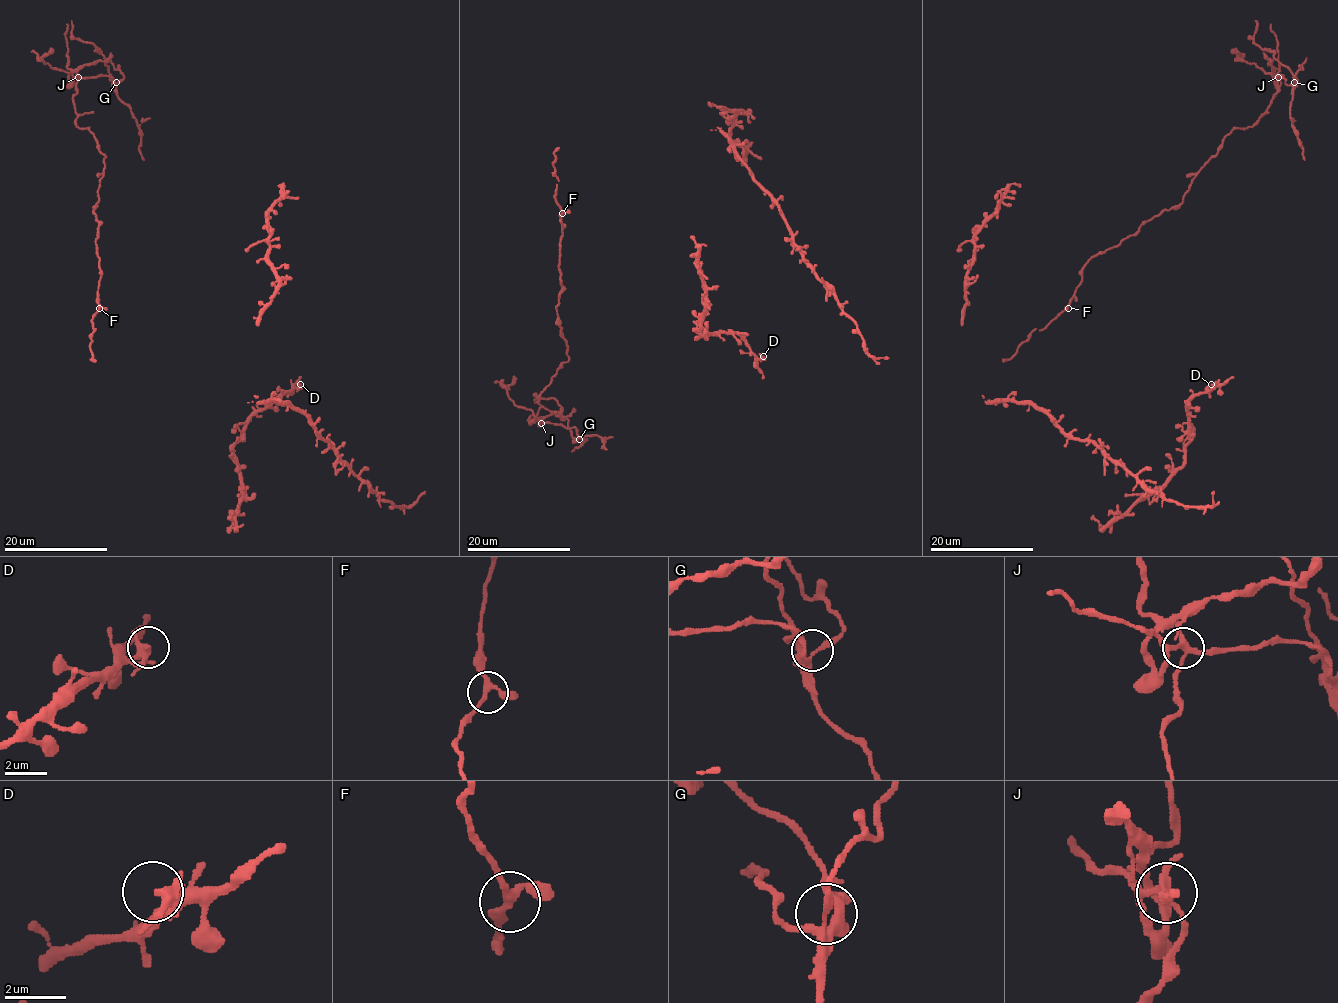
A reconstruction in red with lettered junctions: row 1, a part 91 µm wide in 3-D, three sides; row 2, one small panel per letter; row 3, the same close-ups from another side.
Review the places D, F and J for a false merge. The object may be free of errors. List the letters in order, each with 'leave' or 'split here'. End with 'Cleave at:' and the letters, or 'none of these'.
D: leave
F: leave
J: split here
Cleave at: J

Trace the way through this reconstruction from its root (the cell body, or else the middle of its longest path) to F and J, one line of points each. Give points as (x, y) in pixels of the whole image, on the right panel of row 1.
F: (1002, 361), (1010, 358), (1036, 329), (1042, 330), (1068, 308)
J: (1002, 361), (1067, 307), (1093, 256), (1182, 202), (1222, 139), (1266, 110), (1278, 77)

